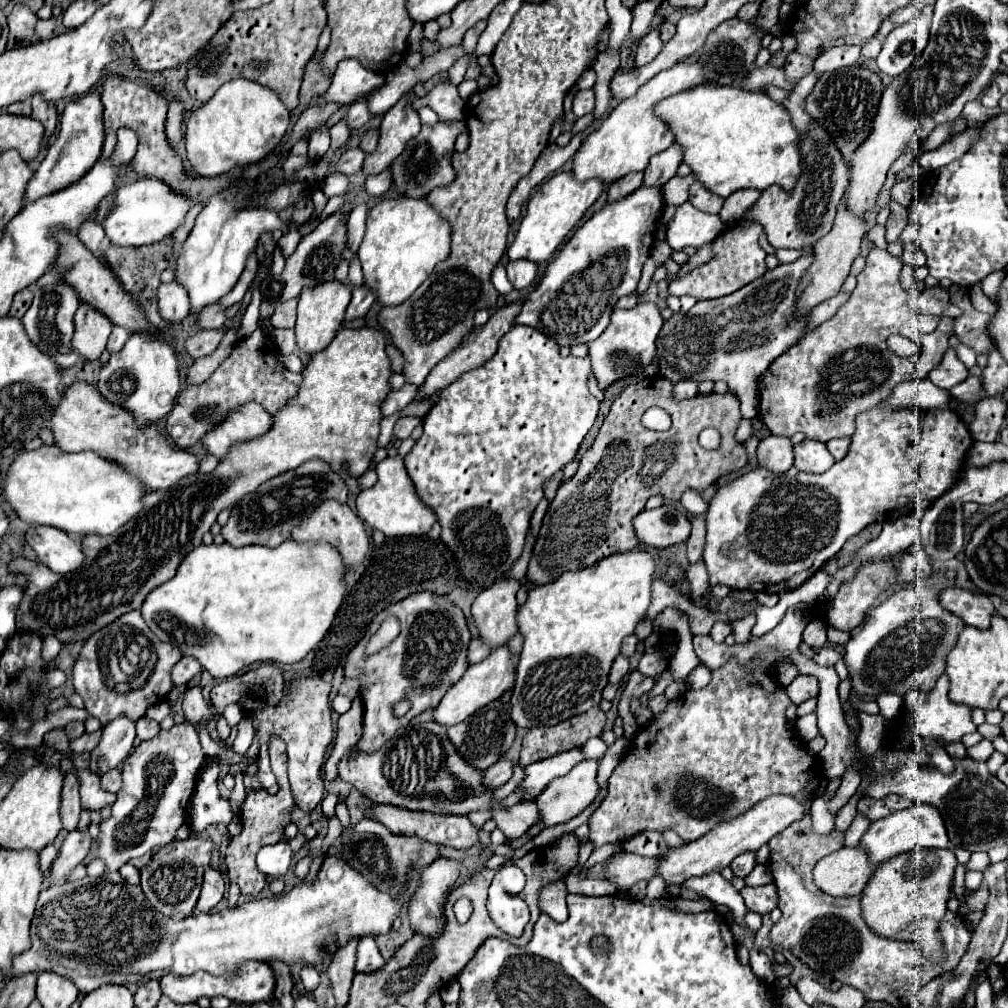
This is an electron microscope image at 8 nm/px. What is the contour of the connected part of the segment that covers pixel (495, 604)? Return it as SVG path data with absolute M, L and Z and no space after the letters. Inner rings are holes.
M504 578L494 582L494 586L486 588L476 596L472 604L472 618L480 630L480 636L490 644L490 648L498 648L508 642L516 632L516 592L520 582L514 578Z

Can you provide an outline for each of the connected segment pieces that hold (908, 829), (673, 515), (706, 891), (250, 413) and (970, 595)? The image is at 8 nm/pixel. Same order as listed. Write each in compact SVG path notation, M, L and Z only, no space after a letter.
M912 804L910 808L898 810L886 818L872 822L868 832L862 836L860 844L868 852L872 864L878 866L882 862L886 862L888 858L908 852L908 850L914 850L914 848L948 848L950 840L946 834L946 826L944 826L938 810L934 810L934 806Z
M662 504L654 510L644 510L634 518L634 530L640 542L648 546L674 546L690 536L692 524L684 512Z
M712 872L706 874L702 878L690 878L686 882L680 884L682 890L692 890L696 894L702 894L704 898L708 898L714 904L724 904L734 912L734 920L740 926L740 916L744 916L748 910L744 906L742 896L732 888L732 884L728 880L722 878L722 874Z
M250 402L230 414L226 422L218 426L218 430L212 430L202 438L202 446L208 454L216 458L224 458L230 452L230 446L234 446L238 440L252 440L258 436L264 436L272 428L272 416L262 410L262 406Z
M956 586L940 592L940 606L954 612L954 616L960 616L962 622L974 628L988 628L990 616L994 614L994 606L988 594L970 592Z

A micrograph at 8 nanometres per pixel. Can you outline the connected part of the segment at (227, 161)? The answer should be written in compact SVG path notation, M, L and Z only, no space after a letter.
M242 78L230 80L188 118L184 134L186 158L196 176L214 178L234 166L250 164L270 154L288 126L290 112L272 90Z

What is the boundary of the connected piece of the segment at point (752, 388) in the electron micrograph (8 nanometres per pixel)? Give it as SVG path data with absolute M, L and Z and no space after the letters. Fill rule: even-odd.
M812 254L800 256L792 264L778 264L774 270L768 270L764 276L758 280L746 284L744 288L736 290L730 296L722 296L716 300L700 300L688 310L686 314L676 312L672 314L670 320L664 322L658 340L656 340L656 356L658 356L658 366L660 374L674 384L680 380L694 380L694 382L704 382L704 380L724 380L734 392L740 402L742 402L742 416L744 418L754 418L758 414L758 390L756 390L756 378L768 370L768 366L788 352L804 334L806 330L806 320L798 314L796 310L796 290L800 286L802 276L814 262Z

